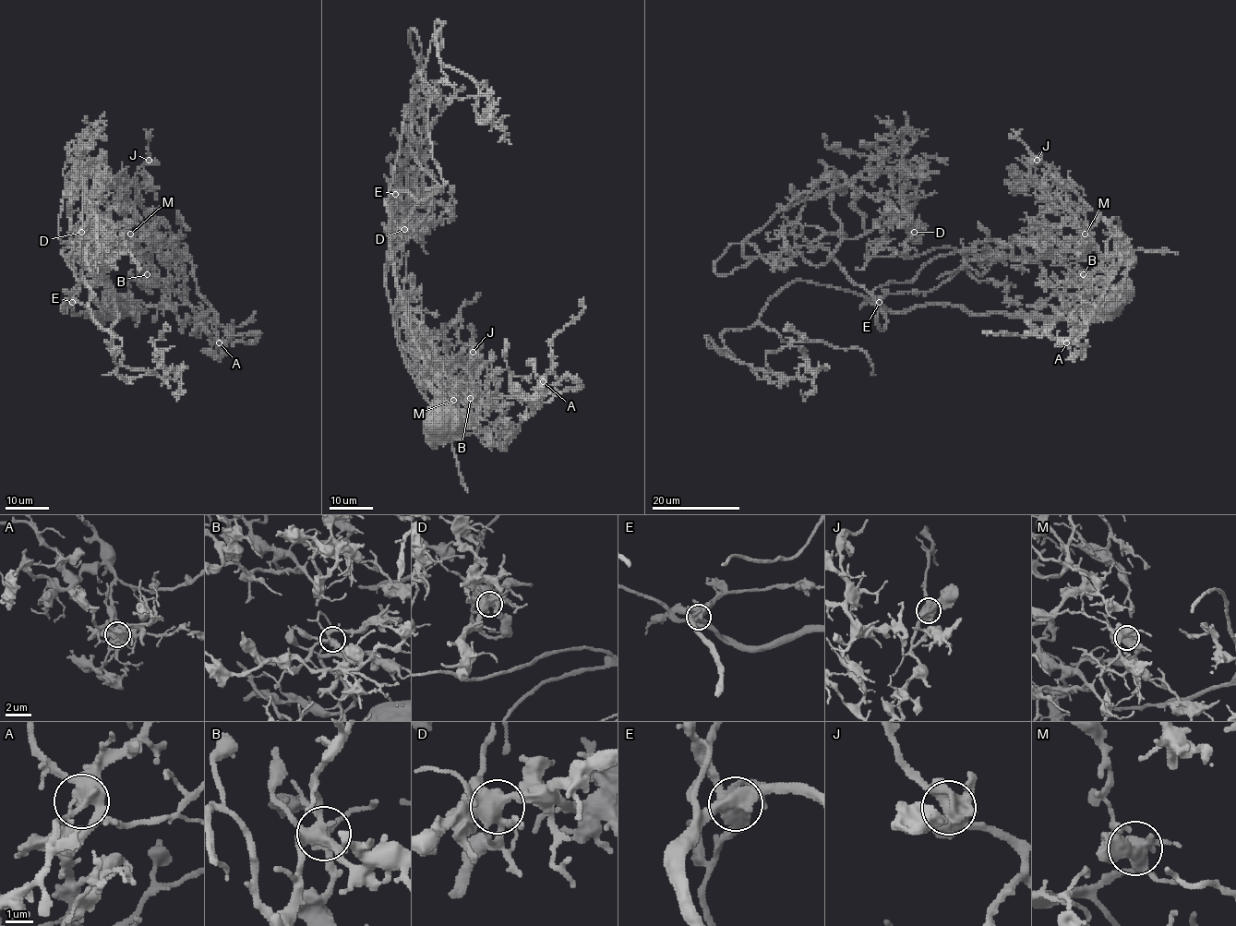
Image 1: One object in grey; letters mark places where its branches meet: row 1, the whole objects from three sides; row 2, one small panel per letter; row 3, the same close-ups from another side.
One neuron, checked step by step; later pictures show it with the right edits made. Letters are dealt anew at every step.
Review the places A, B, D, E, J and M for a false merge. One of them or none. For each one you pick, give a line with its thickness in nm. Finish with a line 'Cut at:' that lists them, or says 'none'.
Cut at: none

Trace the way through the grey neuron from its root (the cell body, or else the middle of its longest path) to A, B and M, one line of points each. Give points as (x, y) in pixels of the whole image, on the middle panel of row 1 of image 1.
A: (438, 424), (393, 273), (392, 195), (397, 343), (444, 428), (505, 420), (514, 436), (543, 381)
B: (438, 424), (393, 273), (392, 195), (406, 337), (438, 371), (450, 405), (452, 394), (462, 410), (470, 398)
M: (438, 424), (393, 273), (392, 195), (402, 240), (399, 340), (416, 377), (453, 400)

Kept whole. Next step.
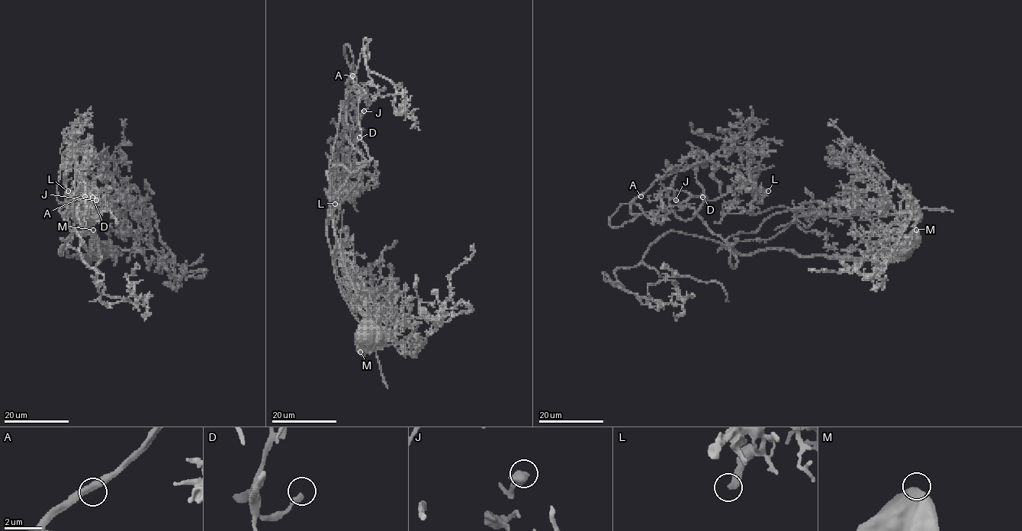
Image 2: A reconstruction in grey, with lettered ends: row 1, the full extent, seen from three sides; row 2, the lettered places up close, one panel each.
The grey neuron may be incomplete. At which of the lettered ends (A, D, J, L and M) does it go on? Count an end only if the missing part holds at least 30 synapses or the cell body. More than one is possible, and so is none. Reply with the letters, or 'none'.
D, J

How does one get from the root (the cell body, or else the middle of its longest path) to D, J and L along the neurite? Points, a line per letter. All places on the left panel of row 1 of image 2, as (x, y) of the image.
D: (98, 256), (60, 254), (73, 248), (90, 268), (101, 259), (98, 240), (82, 227), (84, 200), (92, 197)
J: (98, 256), (60, 254), (73, 248), (90, 268), (99, 262), (98, 240), (81, 222), (84, 197), (96, 200)
L: (98, 256), (60, 254), (73, 248), (90, 268), (101, 259), (98, 240), (82, 227), (81, 185), (68, 191)

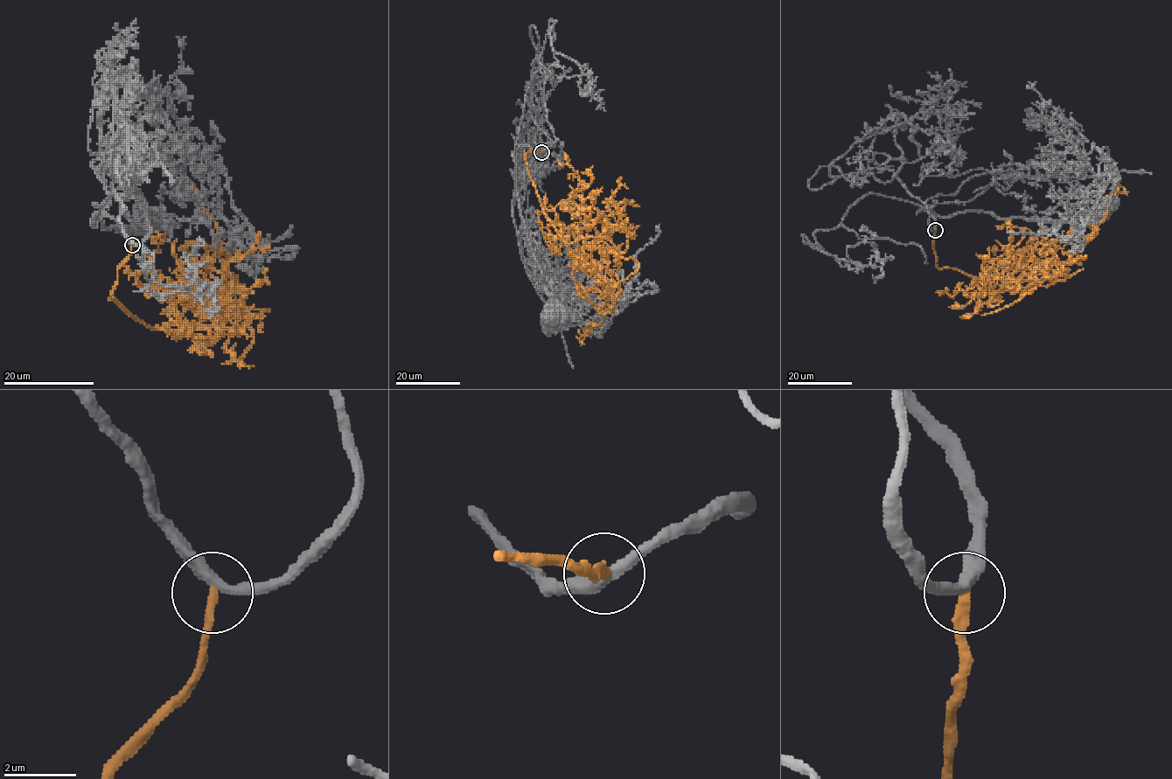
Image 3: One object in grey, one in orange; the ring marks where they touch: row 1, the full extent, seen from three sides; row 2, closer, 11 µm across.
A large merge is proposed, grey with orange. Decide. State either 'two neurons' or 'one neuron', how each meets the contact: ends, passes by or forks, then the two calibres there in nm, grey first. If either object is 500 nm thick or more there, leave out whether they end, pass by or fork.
one neuron; grey passes by; orange ends there; 360 nm thick on the grey side, 280 nm on the other

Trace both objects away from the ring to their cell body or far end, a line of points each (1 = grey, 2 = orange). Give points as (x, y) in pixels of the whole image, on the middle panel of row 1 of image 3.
1: (540, 151), (519, 146), (513, 154), (518, 208), (541, 273), (542, 287), (548, 293), (551, 317)
2: (540, 151), (526, 156), (546, 217), (614, 287), (639, 264), (584, 238), (603, 215), (568, 199), (584, 218)

